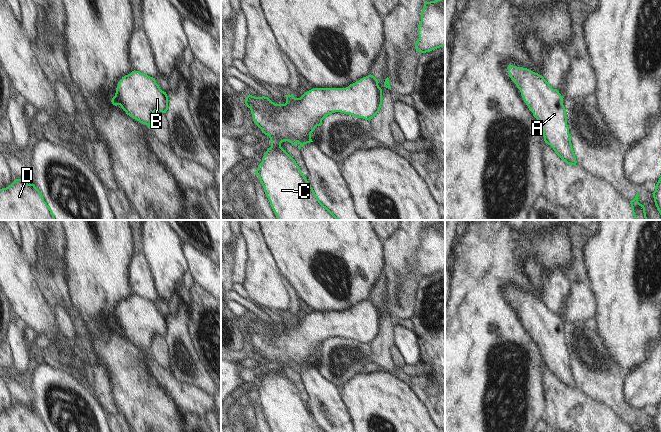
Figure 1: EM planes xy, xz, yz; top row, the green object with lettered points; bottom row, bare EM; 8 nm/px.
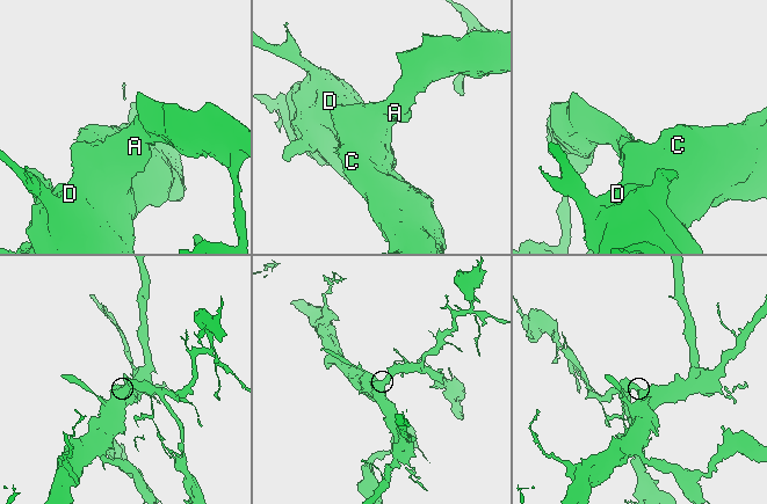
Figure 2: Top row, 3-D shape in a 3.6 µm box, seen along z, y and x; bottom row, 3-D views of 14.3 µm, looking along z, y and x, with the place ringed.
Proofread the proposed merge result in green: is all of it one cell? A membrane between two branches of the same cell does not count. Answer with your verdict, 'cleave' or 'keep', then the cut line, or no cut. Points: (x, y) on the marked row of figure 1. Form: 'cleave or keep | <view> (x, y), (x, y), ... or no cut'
keep | no cut

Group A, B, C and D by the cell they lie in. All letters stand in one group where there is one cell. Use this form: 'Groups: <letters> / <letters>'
Groups: A B C D.

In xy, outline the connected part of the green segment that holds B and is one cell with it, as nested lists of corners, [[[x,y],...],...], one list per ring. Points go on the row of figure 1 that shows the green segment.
[[[135,70],[128,75],[125,75],[118,82],[115,96],[112,98],[111,102],[115,106],[120,105],[127,115],[140,123],[147,125],[149,129],[151,129],[150,124],[154,112],[160,111],[166,113],[168,110],[168,96],[166,92],[160,89],[155,78]]]

